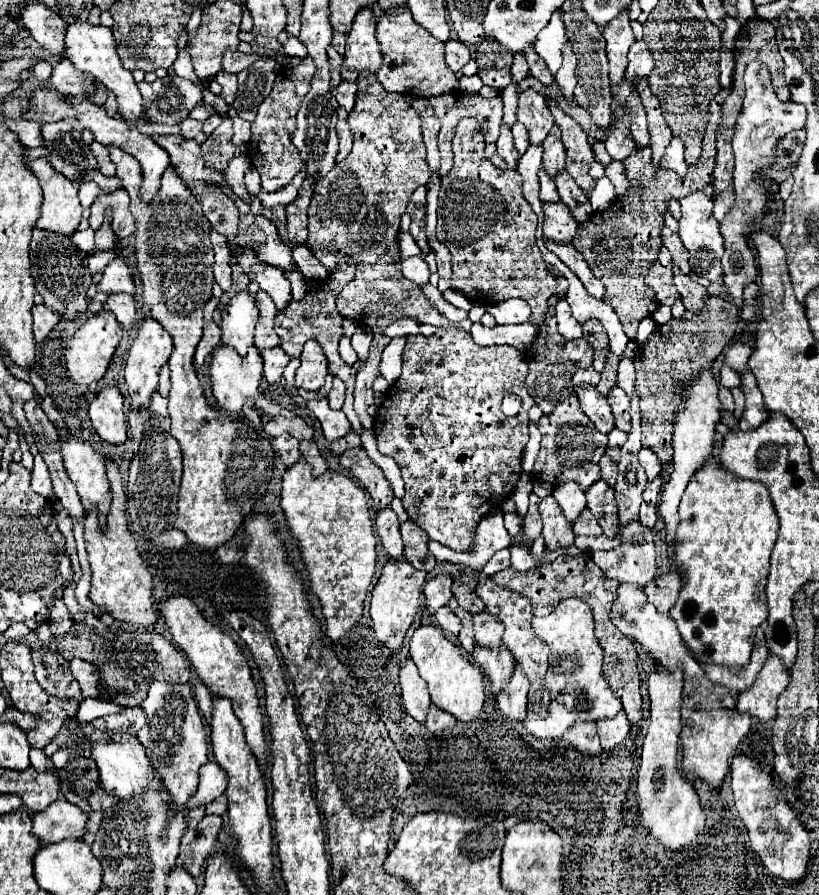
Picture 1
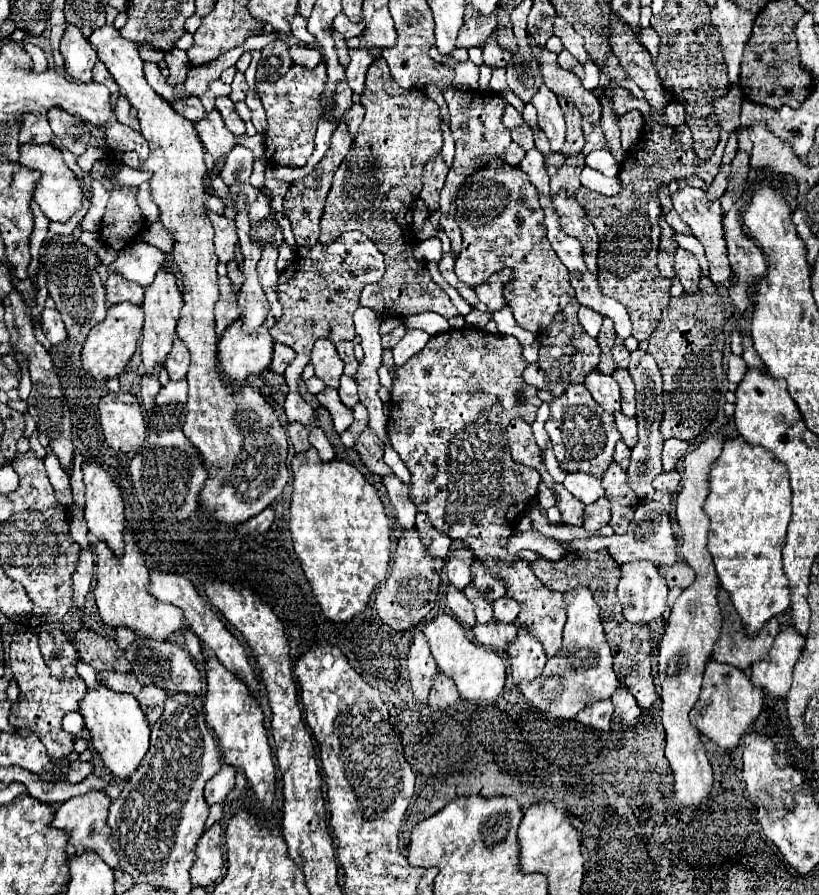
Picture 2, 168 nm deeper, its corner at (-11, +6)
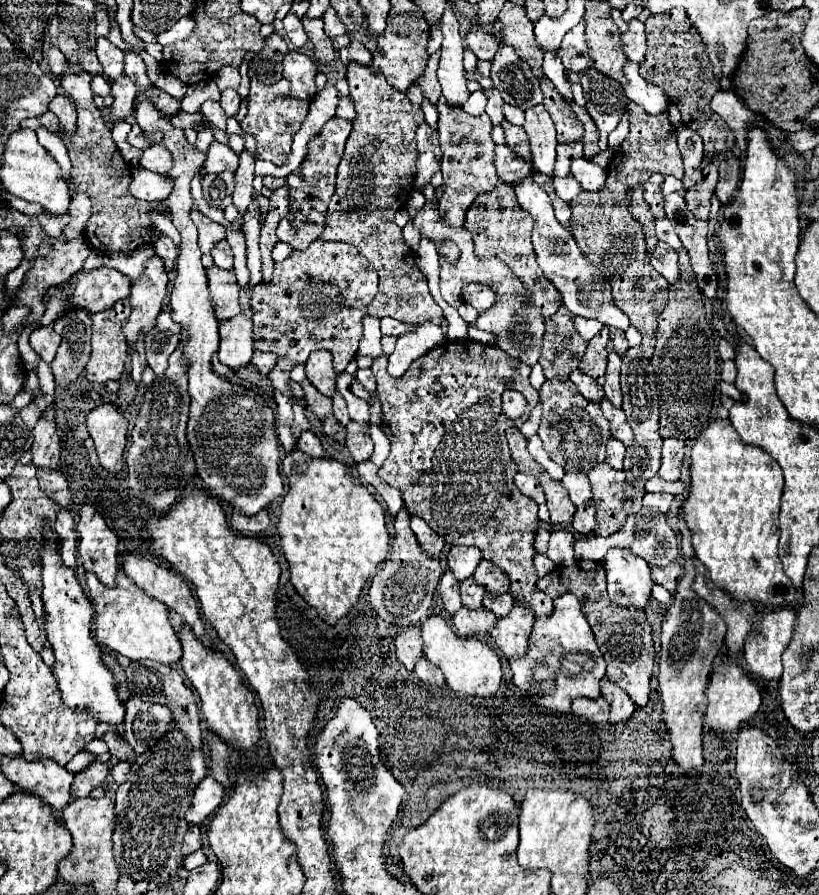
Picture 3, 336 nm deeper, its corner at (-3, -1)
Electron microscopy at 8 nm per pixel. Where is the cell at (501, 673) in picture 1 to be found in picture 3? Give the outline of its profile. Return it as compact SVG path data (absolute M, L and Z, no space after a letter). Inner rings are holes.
M462 607L452 617L452 623L454 623L458 635L462 635L462 637L484 637L494 629L496 621L498 621L496 615L492 615L486 609L472 611L468 607Z

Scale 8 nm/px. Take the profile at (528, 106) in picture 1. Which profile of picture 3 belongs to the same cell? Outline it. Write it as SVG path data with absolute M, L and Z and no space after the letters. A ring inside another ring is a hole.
M536 105L526 109L524 129L528 133L528 141L534 155L534 165L540 173L552 175L554 159L556 159L556 129L554 123L544 109L544 105Z

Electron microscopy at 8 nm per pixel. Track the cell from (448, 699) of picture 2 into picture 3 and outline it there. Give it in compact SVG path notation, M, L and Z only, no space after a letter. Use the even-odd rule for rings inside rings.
M424 645L422 659L416 663L414 673L416 673L416 677L418 677L422 683L426 683L426 685L430 685L430 687L448 687L448 685L446 685L446 679L444 679L444 673L442 673L438 667L434 667L432 663L428 663L428 661L424 659Z

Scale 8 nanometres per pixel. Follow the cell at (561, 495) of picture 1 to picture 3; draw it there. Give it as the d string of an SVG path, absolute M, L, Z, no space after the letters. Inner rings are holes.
M564 475L562 485L566 487L570 501L580 507L584 503L588 503L592 499L592 491L590 491L590 481L586 475Z

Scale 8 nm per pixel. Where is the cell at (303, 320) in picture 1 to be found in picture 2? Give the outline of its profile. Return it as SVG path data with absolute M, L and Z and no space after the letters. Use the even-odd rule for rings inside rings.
M344 232L334 244L316 244L312 248L300 248L296 252L296 260L278 274L278 300L282 304L282 318L270 328L270 336L274 342L286 344L296 352L292 364L288 364L284 376L290 386L284 410L288 422L308 424L314 418L314 410L304 402L298 392L298 380L304 366L310 362L312 346L318 338L328 336L336 350L340 350L340 358L344 363L344 374L354 376L358 370L358 360L354 358L354 338L356 330L352 324L352 316L360 306L360 292L366 284L380 282L384 276L384 256L378 252L376 244L364 236L362 232ZM294 378L294 382L290 382Z

